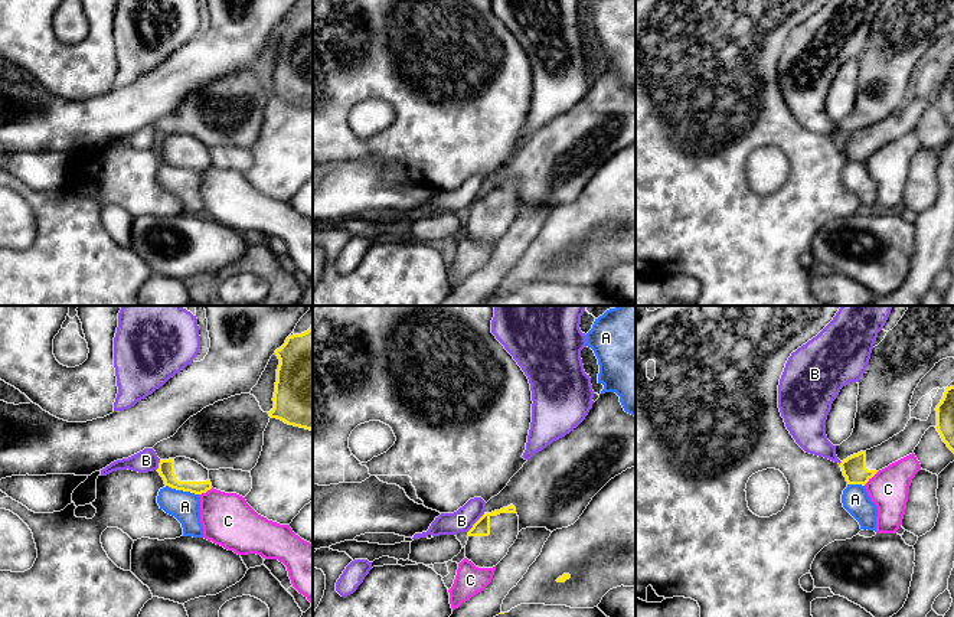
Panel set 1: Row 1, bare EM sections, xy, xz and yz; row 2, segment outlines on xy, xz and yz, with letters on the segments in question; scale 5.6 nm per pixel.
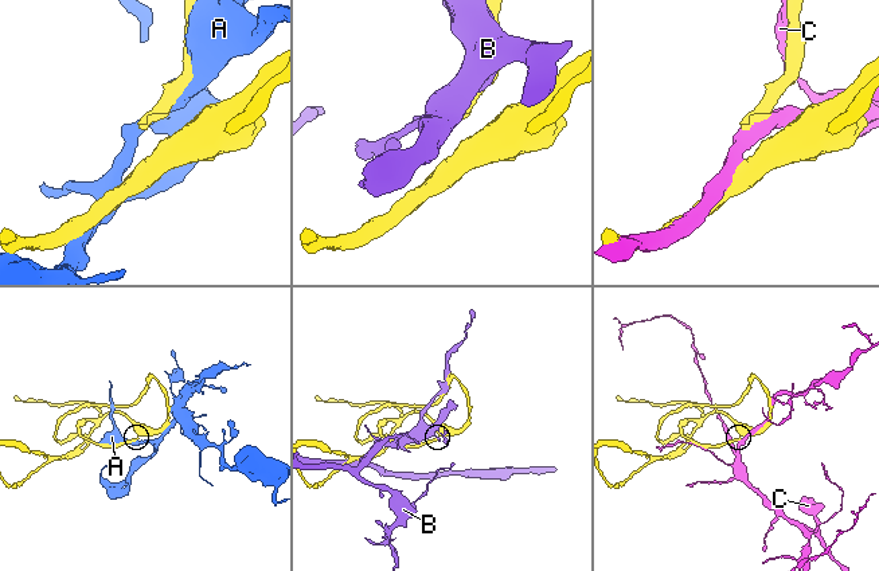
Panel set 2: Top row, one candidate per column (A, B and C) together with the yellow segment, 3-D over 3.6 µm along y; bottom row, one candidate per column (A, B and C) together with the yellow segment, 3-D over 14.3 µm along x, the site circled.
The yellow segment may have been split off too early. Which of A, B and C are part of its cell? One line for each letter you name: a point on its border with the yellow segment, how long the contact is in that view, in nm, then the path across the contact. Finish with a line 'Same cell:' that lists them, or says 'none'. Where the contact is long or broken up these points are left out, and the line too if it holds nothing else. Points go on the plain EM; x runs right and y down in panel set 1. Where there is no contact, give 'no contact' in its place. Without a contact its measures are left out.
Same cell: none

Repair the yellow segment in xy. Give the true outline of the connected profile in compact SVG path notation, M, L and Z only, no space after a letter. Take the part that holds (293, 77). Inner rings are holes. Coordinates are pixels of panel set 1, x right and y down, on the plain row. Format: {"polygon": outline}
{"polygon": "M313 4L301 12L288 13L275 32L280 42L269 94L313 108Z"}

